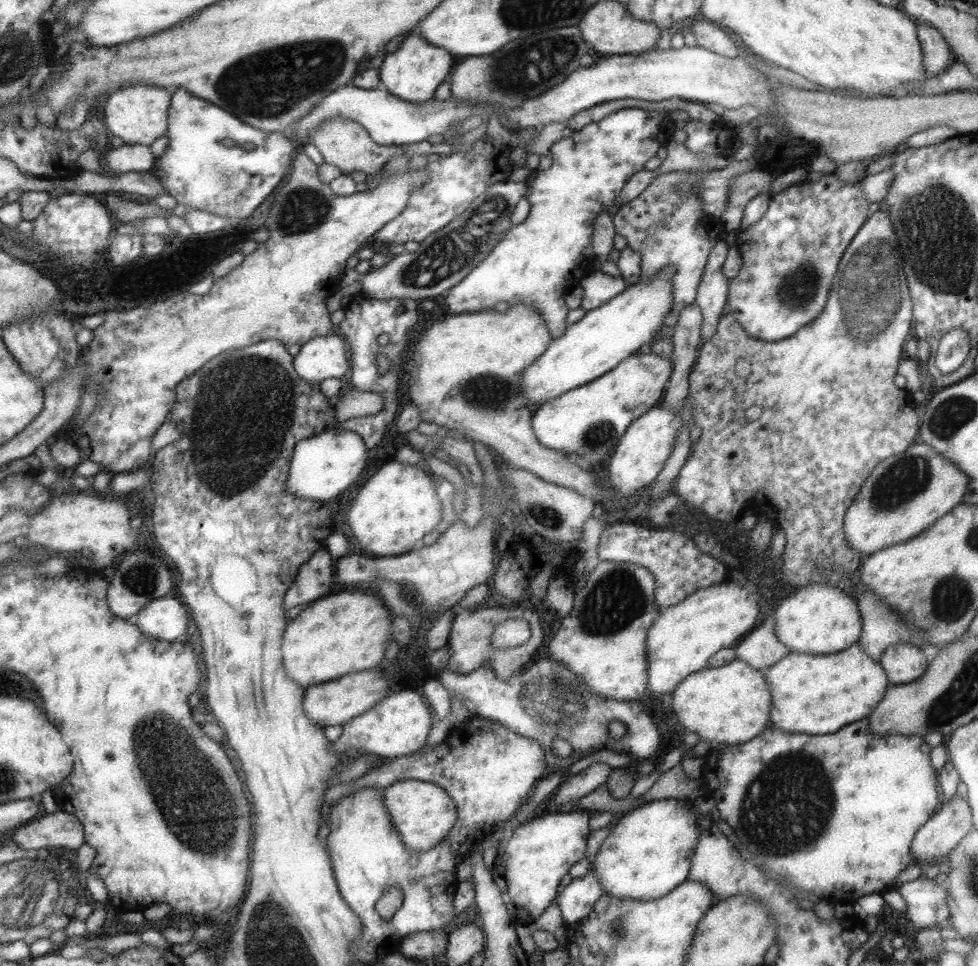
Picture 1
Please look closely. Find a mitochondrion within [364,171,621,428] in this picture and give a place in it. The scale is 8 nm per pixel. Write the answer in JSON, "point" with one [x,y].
{"point":[449,253]}

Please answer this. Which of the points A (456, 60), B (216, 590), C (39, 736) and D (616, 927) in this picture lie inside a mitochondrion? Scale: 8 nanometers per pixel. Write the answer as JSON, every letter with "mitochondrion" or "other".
{"A":"other","B":"other","C":"other","D":"mitochondrion"}

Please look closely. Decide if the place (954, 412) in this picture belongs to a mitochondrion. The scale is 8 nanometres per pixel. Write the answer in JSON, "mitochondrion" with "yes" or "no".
{"mitochondrion":"yes"}

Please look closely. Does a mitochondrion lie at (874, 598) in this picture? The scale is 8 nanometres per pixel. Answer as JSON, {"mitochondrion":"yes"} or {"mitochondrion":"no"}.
{"mitochondrion":"no"}

